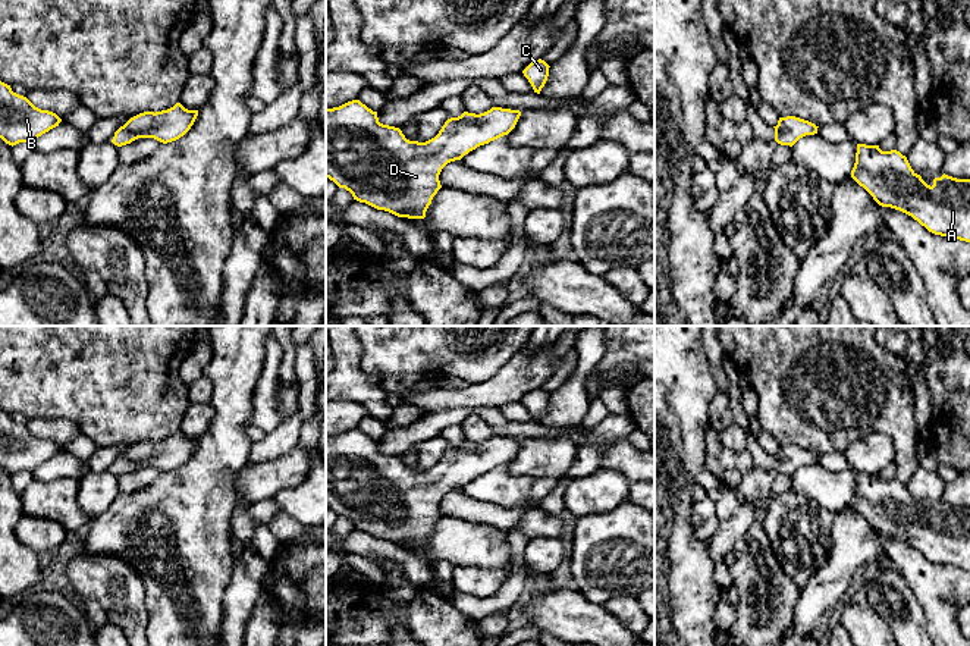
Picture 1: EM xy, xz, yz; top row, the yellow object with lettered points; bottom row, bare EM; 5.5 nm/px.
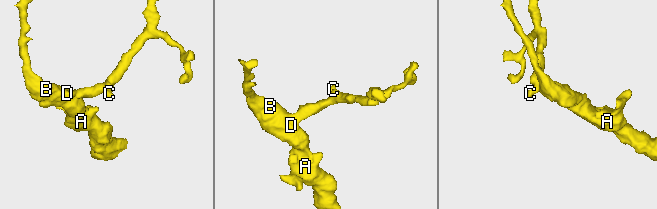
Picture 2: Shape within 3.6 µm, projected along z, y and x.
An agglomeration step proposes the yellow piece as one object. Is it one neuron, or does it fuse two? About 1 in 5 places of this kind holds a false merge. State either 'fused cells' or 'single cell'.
single cell

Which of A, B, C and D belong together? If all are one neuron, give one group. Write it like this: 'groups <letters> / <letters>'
groups A B C D

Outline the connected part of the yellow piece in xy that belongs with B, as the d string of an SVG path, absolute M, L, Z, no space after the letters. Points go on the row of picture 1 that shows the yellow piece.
M0 81L0 138L6 144L34 142L60 122L56 113L35 107Z

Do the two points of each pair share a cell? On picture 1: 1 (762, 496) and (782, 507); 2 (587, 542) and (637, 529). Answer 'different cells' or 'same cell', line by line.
1: different cells
2: same cell

